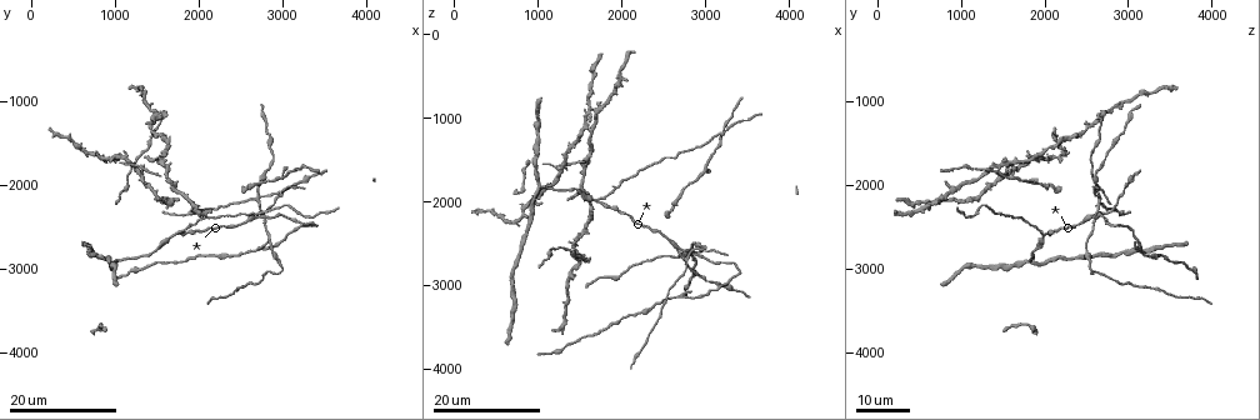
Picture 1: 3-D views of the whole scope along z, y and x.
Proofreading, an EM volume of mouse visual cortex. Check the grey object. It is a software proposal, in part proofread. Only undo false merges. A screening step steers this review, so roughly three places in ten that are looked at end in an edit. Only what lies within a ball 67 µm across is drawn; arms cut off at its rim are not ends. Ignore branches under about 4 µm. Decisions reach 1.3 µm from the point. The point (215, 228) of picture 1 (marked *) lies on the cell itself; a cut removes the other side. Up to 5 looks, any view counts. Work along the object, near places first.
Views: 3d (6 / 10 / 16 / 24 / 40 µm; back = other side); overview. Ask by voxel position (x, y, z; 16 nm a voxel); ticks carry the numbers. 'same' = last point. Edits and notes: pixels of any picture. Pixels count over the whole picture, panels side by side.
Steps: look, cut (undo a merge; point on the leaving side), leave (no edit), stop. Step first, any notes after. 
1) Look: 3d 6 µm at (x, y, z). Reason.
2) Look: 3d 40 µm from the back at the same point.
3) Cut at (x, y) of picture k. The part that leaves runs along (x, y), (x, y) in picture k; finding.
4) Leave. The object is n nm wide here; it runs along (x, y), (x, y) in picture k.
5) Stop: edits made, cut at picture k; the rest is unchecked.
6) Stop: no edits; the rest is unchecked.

Look: 3d 16 µm at (1650, 2650, 2000). A fork.

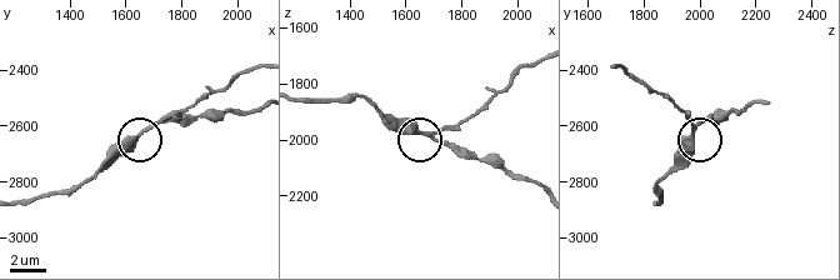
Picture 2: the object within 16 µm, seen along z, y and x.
Look: 3d 10 µm at (1700, 2600, 1970).

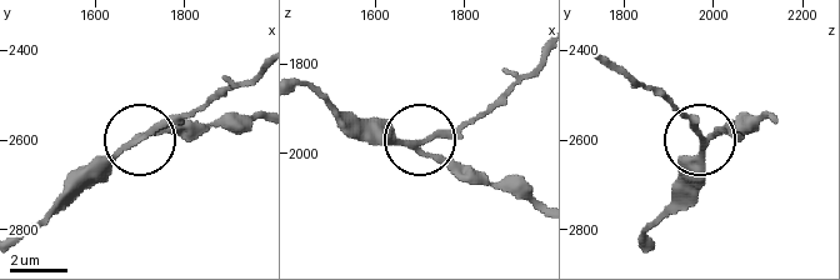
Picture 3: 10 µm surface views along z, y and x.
Leave. The object is 180 nm wide here; it runs along (253, 116), (145, 134), (75, 198) in picture 3; all the same cell.

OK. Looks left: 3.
Look: 3d 24 µm at (950, 3000, 1550).

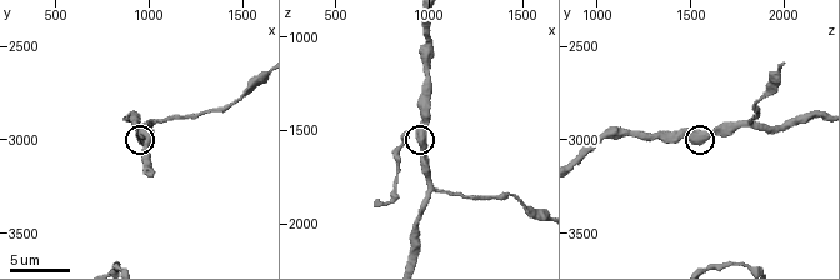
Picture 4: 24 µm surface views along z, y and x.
Look: 3d 6 µm at (960, 3000, 1520).

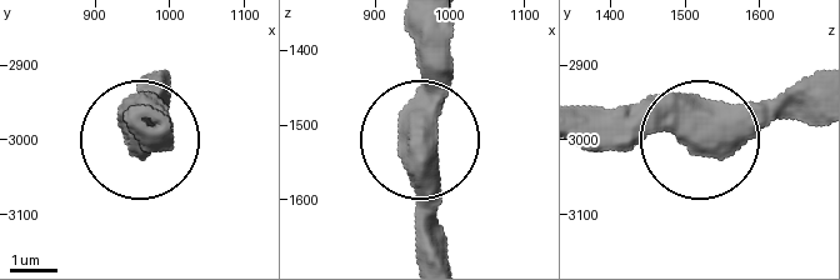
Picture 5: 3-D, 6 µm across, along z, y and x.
Leave. The side arm is 14 µm long; it runs along (819, 98), (735, 110), (688, 134), (640, 110), (580, 110) in picture 5; all the same cell.

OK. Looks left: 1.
Stop: no edits; the rest is unchecked.

